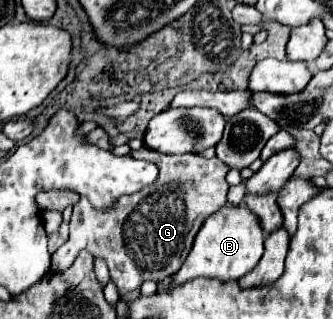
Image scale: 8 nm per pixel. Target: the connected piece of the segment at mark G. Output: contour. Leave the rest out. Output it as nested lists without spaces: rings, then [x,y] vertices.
[[[148,147],[130,151],[130,155],[154,161],[160,169],[158,183],[134,195],[124,195],[110,211],[94,211],[88,199],[80,199],[74,205],[70,219],[70,237],[51,257],[51,269],[64,273],[84,247],[94,257],[106,261],[110,279],[116,283],[120,295],[126,295],[144,283],[144,267],[162,267],[162,279],[174,275],[184,263],[198,229],[214,211],[226,205],[228,193],[228,183],[224,179],[228,171],[218,157],[158,155],[158,151],[150,151]]]

